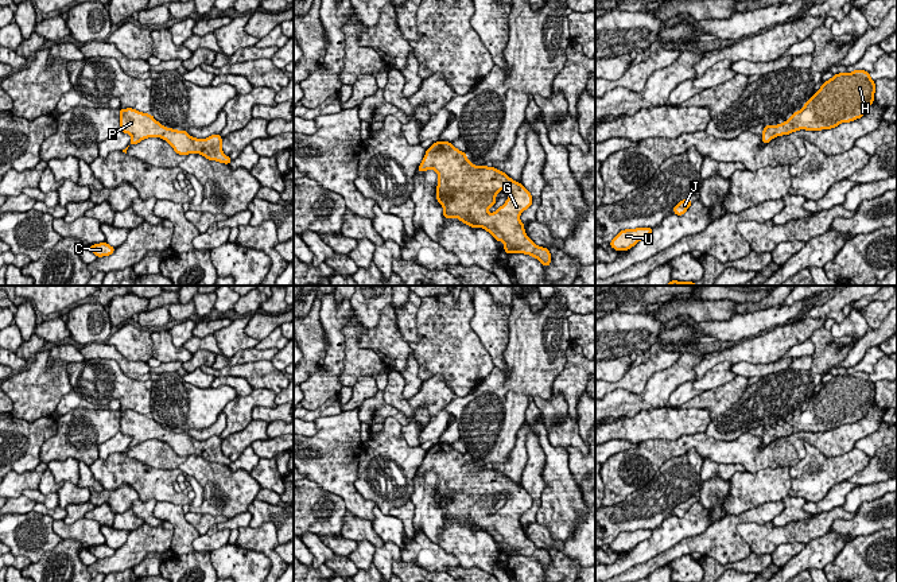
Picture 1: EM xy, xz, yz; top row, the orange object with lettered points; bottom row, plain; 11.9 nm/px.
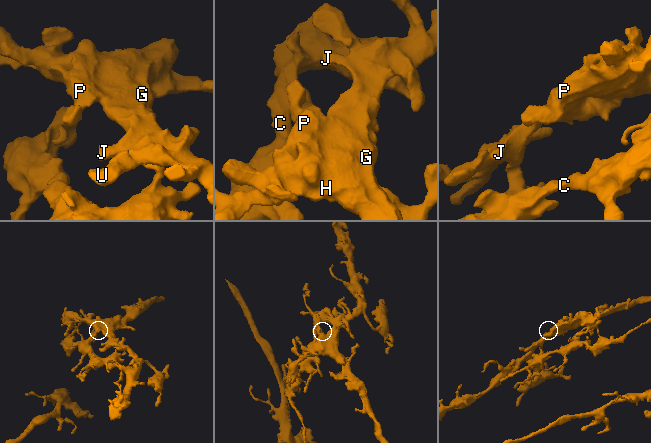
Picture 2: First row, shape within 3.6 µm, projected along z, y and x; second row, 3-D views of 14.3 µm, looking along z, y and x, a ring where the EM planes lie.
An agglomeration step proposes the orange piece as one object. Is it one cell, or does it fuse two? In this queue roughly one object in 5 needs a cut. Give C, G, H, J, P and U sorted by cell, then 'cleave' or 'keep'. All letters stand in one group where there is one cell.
C G H J P U | keep

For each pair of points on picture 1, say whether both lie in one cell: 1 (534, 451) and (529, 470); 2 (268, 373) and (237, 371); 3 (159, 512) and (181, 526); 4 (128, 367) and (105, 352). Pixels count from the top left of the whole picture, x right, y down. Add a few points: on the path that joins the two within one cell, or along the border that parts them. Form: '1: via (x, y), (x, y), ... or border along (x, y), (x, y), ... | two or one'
1: via (534, 456), (534, 466) | one
2: via (260, 373), (245, 371) | one
3: via (164, 512), (175, 520) | one
4: via (123, 363), (111, 353) | one

